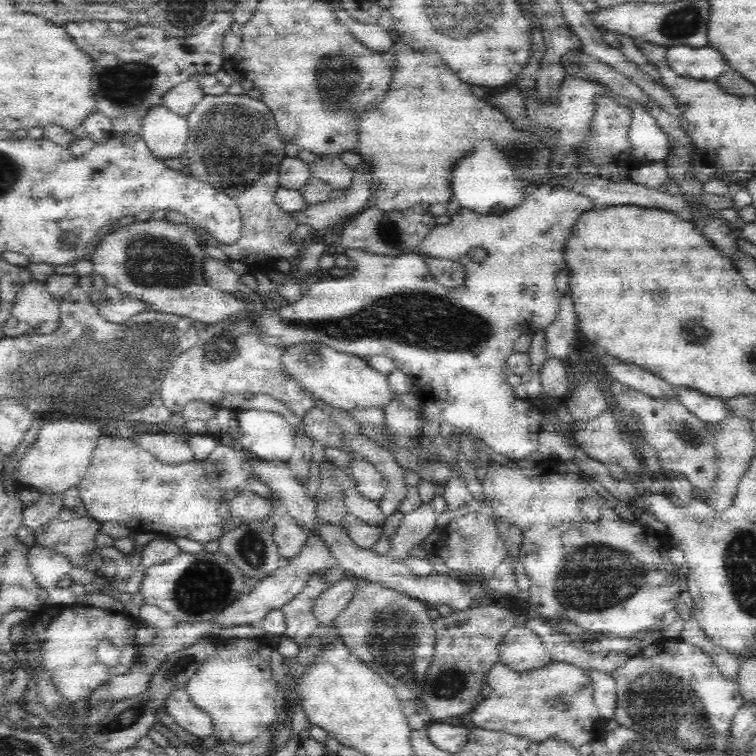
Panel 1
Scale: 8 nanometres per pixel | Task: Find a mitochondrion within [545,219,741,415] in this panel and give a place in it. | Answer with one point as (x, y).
(713, 337)

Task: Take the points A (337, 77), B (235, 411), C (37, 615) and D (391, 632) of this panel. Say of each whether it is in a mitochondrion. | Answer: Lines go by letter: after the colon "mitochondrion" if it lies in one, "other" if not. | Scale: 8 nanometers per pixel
A: mitochondrion
B: other
C: other
D: mitochondrion

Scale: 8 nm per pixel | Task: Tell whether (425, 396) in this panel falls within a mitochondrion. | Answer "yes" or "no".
no

